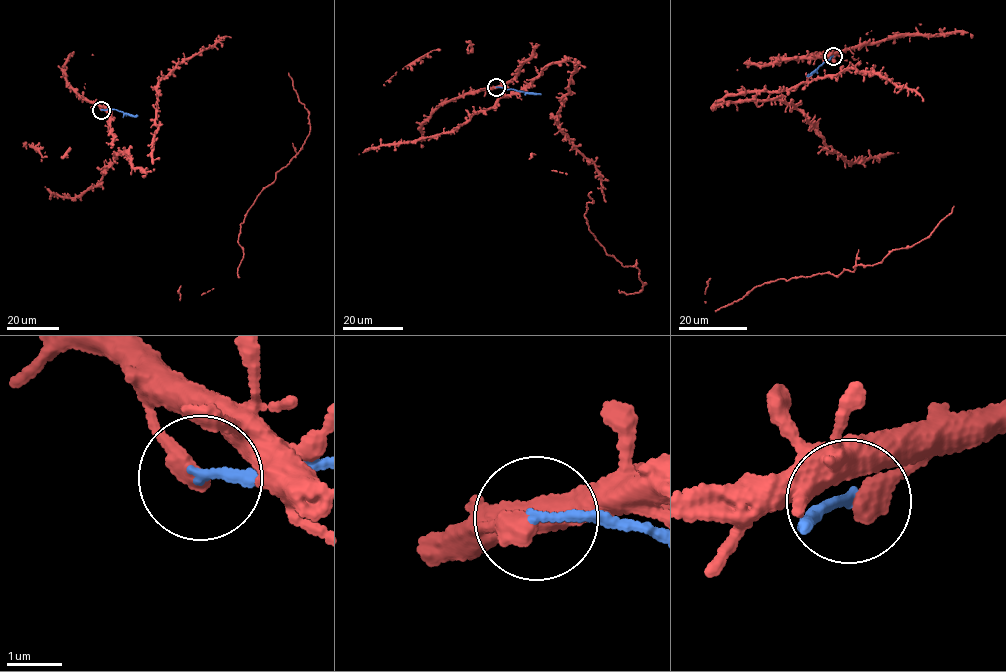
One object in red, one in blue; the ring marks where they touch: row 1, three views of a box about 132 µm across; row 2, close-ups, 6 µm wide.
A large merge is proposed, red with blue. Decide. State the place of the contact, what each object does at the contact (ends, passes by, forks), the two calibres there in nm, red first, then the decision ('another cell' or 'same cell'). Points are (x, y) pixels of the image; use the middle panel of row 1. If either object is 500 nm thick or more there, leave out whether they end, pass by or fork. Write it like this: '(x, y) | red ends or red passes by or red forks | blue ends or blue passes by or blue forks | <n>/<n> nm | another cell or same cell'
(496, 87) | red ends | blue ends | 420/160 nm | another cell

